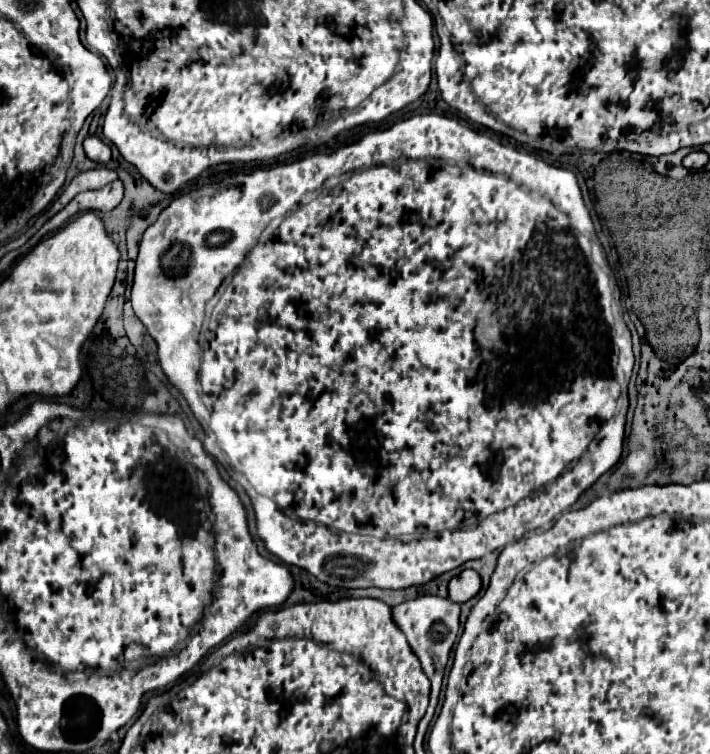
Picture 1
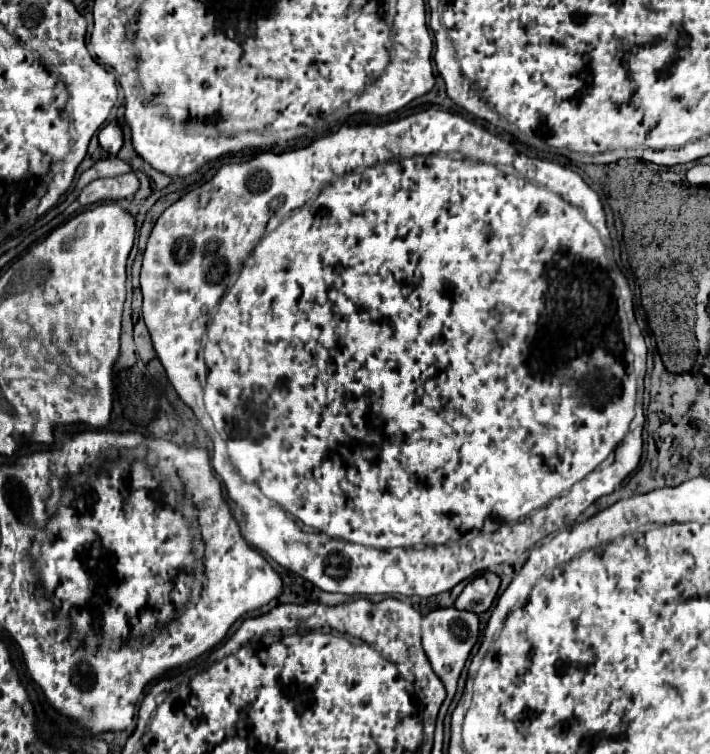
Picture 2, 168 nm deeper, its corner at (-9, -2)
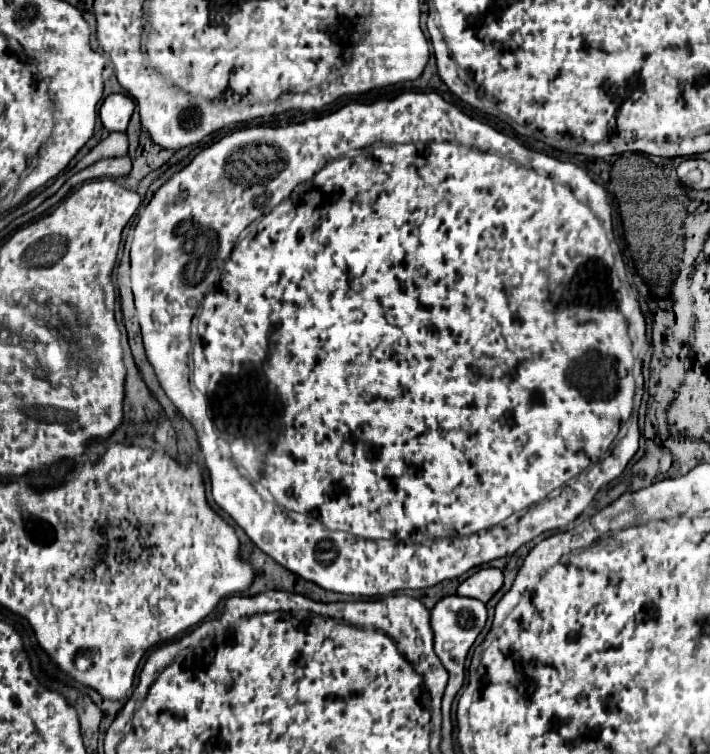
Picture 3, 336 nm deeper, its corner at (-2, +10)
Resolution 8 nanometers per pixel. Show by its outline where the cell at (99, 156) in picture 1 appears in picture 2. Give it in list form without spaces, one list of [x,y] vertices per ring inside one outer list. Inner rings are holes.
[[[111,120],[101,132],[99,132],[99,144],[111,152],[111,154],[117,154],[123,146],[123,130],[121,126],[117,124],[117,120]]]

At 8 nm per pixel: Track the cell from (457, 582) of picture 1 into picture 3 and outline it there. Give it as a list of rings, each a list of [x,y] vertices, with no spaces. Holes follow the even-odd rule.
[[[482,568],[476,574],[472,574],[468,580],[464,580],[456,594],[458,596],[470,596],[480,602],[488,602],[502,586],[502,572],[498,568]]]

